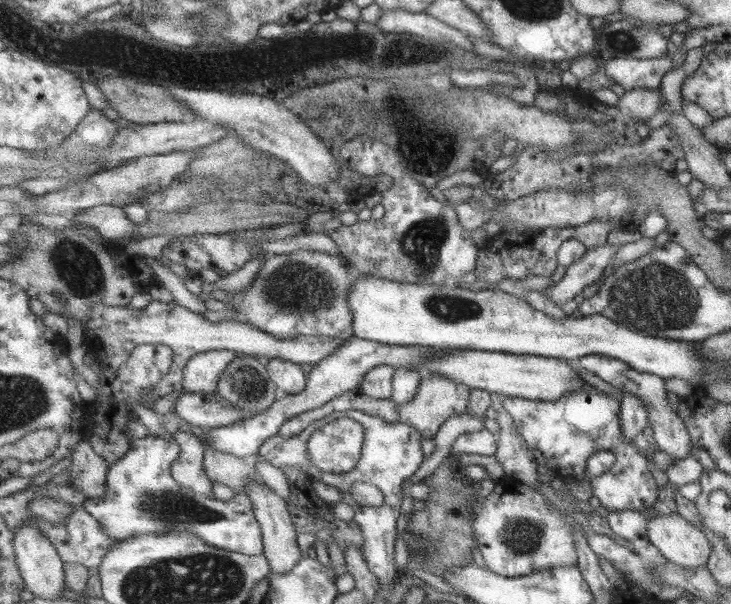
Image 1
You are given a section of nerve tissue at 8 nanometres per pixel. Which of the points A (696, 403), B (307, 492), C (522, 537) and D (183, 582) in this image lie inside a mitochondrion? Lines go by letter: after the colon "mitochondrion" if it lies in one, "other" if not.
A: mitochondrion
B: other
C: mitochondrion
D: mitochondrion

